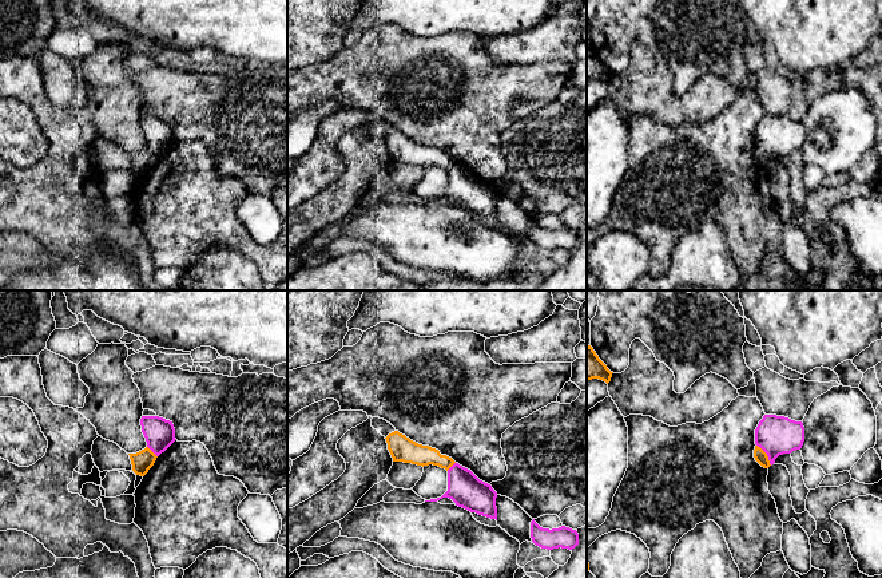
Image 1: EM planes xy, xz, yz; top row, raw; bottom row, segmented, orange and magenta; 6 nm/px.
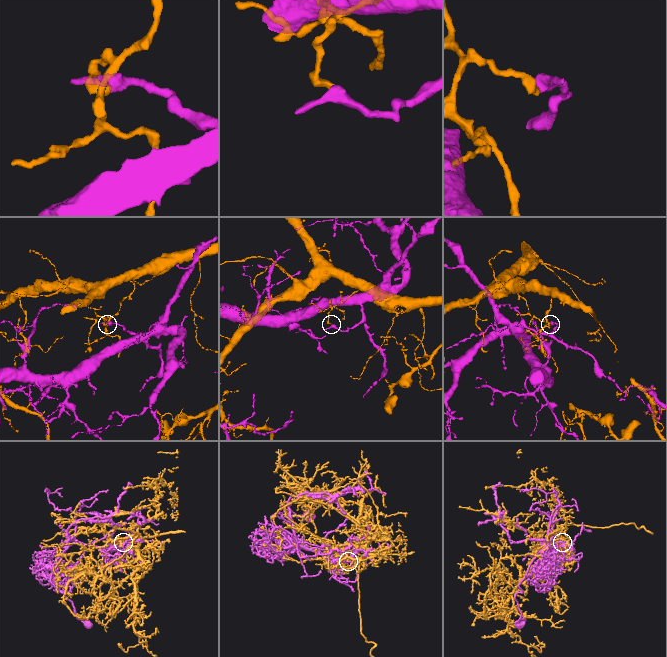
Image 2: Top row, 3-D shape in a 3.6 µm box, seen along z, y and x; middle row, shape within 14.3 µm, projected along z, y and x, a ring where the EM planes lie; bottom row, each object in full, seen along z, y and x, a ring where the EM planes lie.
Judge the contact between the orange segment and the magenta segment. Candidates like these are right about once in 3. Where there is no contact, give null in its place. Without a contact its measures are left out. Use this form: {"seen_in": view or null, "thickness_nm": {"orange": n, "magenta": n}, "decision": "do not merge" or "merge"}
{"seen_in": "yz", "thickness_nm": {"orange": 80, "magenta": 240}, "decision": "do not merge"}

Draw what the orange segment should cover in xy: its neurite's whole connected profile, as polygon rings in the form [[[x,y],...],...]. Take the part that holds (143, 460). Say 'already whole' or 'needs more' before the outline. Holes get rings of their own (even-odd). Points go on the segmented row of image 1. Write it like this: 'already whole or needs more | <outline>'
already whole | [[[148,447],[136,454],[128,455],[131,459],[132,471],[140,476],[144,476],[148,472],[148,470],[154,466],[158,458]]]

